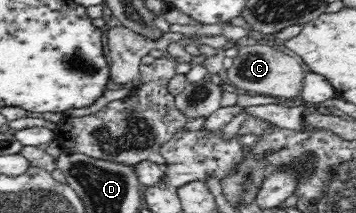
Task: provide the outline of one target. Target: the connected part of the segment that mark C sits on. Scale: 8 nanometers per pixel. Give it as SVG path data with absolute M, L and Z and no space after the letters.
M254 41L236 45L237 55L232 58L232 66L226 69L228 83L237 89L247 90L249 94L279 97L286 102L301 94L306 73L297 56Z

